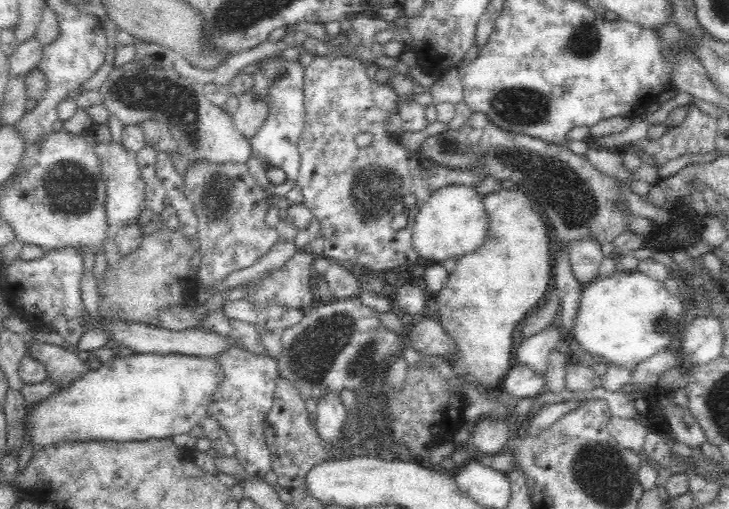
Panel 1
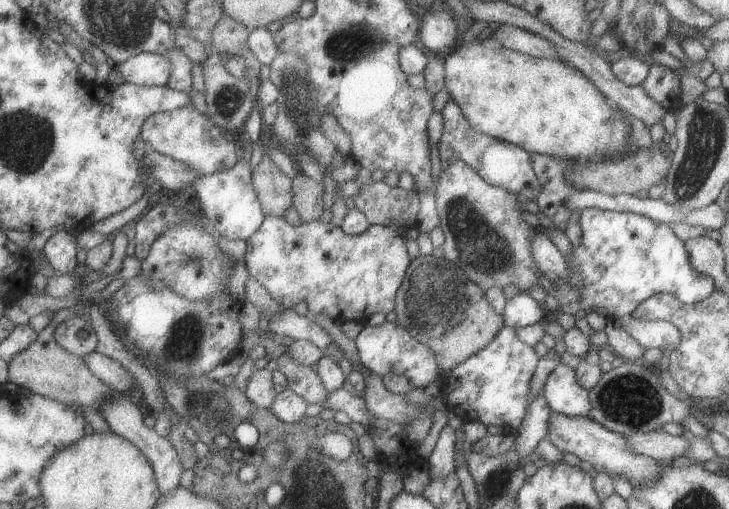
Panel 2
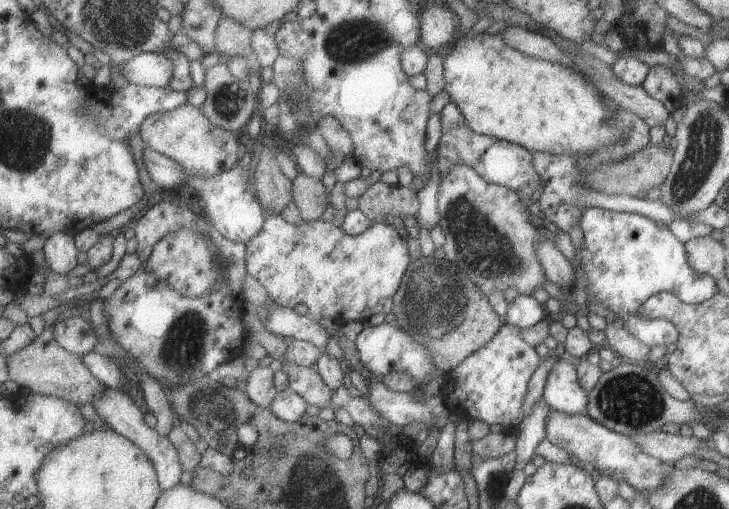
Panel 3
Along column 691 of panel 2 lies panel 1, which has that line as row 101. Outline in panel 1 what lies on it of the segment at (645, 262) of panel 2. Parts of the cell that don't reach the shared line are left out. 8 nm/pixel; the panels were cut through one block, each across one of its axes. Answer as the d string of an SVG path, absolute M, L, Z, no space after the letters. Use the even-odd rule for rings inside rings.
M276 56L267 57L262 61L263 65L255 72L254 93L266 97L270 114L262 128L252 138L249 138L252 147L252 156L246 162L252 176L257 183L268 193L274 193L284 199L288 192L297 186L297 176L301 156L299 155L299 140L305 126L305 106L303 93L303 72L298 60L277 61ZM279 168L285 174L285 181L274 184L268 179L268 170Z

